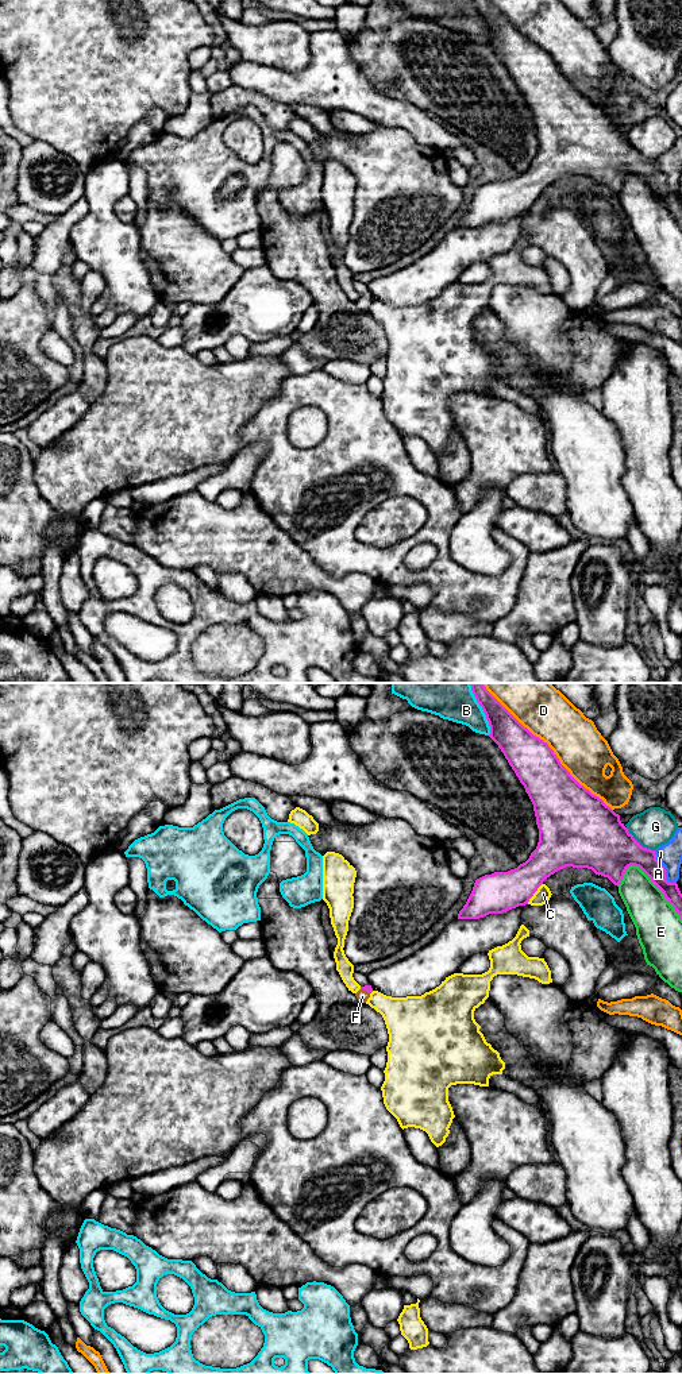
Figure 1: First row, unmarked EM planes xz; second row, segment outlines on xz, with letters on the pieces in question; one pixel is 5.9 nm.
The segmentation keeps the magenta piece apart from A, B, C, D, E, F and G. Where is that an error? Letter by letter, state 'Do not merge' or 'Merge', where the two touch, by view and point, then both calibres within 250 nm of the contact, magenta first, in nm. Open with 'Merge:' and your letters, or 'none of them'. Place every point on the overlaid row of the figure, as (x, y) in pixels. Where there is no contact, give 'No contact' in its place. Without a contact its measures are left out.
Merge: F
A: Do not merge. Touches magenta at xz (665, 869). Thickness 170 nm (magenta) against 140 nm
B: Do not merge. Touches magenta at xz (482, 709). Thickness 190 nm (magenta) against 300 nm
C: Do not merge. Touches magenta at xz (534, 892). Thickness 240 nm (magenta) against 90 nm
D: Do not merge. Touches magenta at xz (548, 747). Thickness 280 nm (magenta) against 300 nm
E: Do not merge. Touches magenta at xz (657, 886). Thickness 140 nm (magenta) against 280 nm
F: Merge. Touches magenta at xz (366, 991). Thickness 50 nm (magenta) against 70 nm
G: Do not merge. Touches magenta at xz (638, 842). Thickness 360 nm (magenta) against 240 nm

